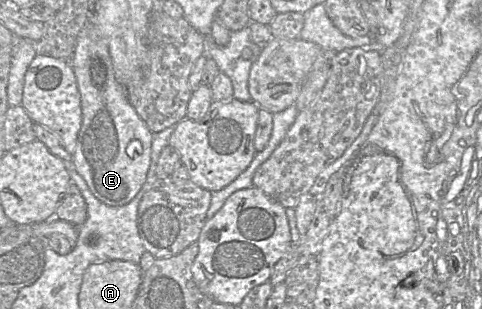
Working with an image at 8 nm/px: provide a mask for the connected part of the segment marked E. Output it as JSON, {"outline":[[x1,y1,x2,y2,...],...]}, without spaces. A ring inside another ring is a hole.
{"outline":[[91,21,80,31,69,62,76,77,82,111,82,126,72,155,74,167,99,201,112,207,125,206,145,184,154,134,130,103,126,89,117,81,106,41,98,38]]}

